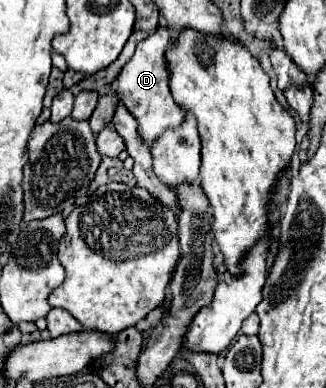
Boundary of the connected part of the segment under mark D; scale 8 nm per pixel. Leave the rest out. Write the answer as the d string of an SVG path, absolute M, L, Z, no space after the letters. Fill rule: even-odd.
M163 26L157 28L155 34L151 34L149 38L137 44L133 58L127 62L127 66L121 70L117 78L117 96L127 106L127 110L137 118L141 138L147 144L151 144L167 128L177 128L185 118L185 112L181 110L179 104L175 104L169 92L169 70L167 70L165 52L167 48L173 46L173 42L175 40L167 28Z

